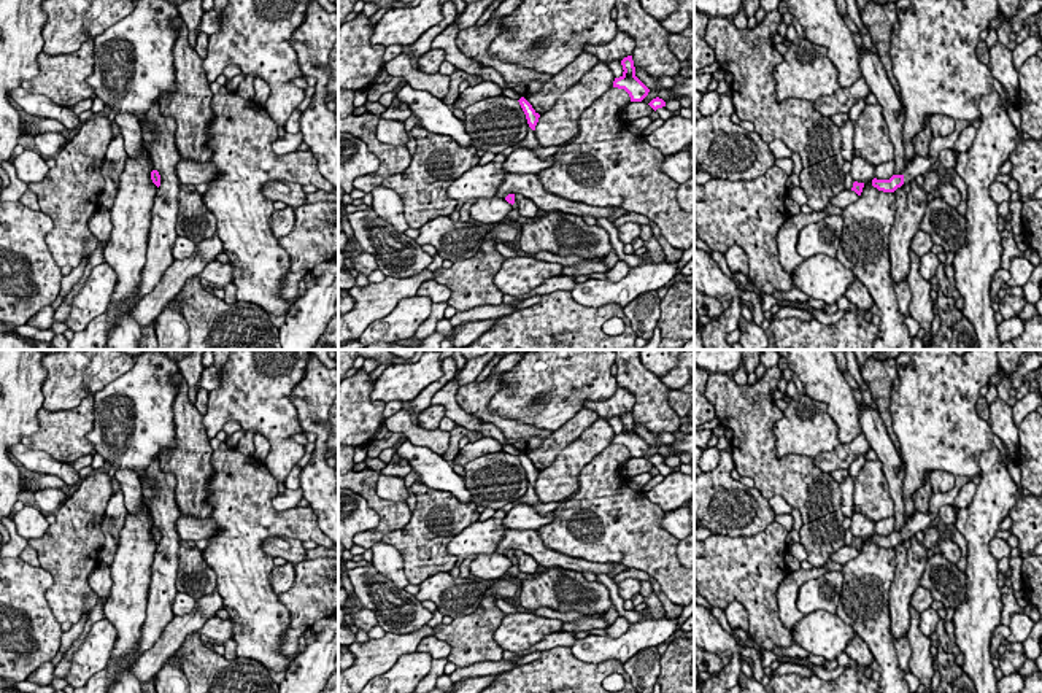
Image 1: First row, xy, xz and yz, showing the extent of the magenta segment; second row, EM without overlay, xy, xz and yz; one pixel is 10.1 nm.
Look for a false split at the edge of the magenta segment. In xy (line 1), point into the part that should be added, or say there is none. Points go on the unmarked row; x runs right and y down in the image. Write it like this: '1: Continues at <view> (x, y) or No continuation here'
1: No continuation here

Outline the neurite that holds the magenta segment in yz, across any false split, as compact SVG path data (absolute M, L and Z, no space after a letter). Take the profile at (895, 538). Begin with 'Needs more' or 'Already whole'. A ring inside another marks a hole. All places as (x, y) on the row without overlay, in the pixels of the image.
Needs more. M958 475L955 486L947 493L934 493L929 499L929 510L926 513L917 512L901 531L893 531L890 536L872 536L872 542L883 548L894 548L902 540L910 539L918 531L928 529L937 521L937 513L942 505L953 505L959 490L969 482L967 477Z

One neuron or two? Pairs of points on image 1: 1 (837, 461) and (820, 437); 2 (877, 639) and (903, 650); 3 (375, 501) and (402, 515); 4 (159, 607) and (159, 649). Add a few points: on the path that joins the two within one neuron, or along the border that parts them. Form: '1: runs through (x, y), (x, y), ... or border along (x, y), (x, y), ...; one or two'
1: border along (841, 444), (831, 450), (820, 452), (814, 458); two
2: border along (893, 641), (898, 666), (904, 673); two
3: runs through (382, 506), (389, 506), (396, 511); one
4: border along (175, 615), (161, 636), (137, 660); two

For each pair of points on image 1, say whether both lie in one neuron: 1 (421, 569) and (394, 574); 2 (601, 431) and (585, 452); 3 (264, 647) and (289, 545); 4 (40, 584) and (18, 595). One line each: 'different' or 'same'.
1: different
2: same
3: different
4: same

